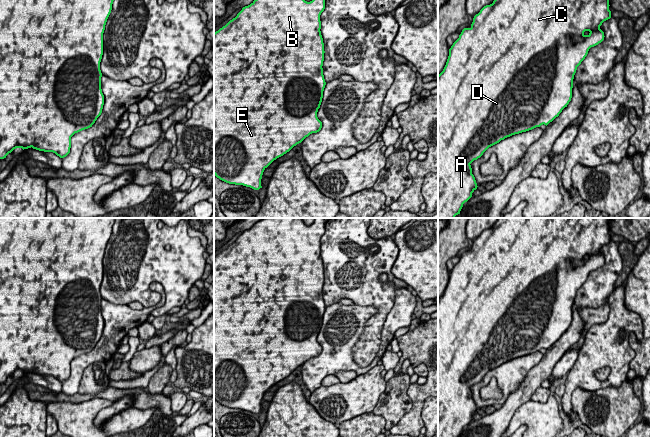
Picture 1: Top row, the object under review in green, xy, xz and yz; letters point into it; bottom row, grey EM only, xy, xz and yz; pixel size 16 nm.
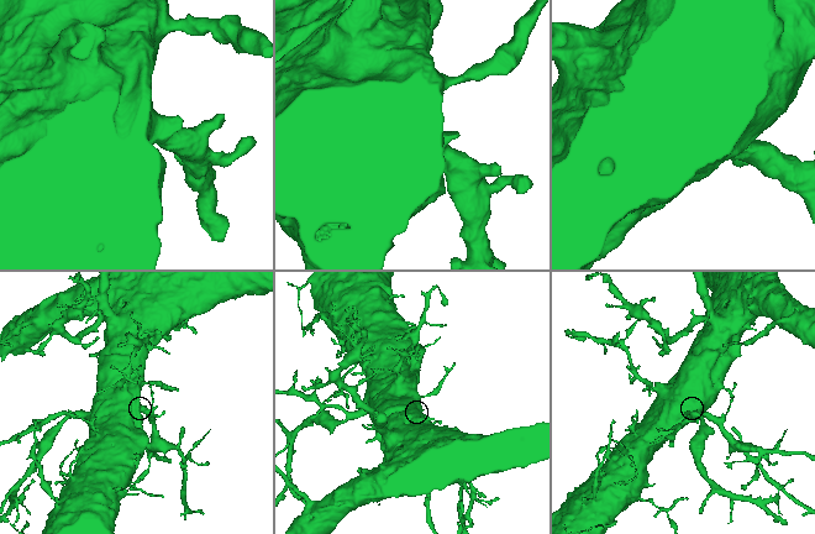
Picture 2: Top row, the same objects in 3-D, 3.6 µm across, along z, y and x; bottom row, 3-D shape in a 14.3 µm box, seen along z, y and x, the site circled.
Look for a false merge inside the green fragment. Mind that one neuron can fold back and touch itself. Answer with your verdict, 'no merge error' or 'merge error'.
merge error

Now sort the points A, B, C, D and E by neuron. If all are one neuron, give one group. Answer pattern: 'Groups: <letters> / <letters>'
Groups: A B C E / D

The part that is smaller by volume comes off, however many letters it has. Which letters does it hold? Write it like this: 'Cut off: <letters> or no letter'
Cut off: D

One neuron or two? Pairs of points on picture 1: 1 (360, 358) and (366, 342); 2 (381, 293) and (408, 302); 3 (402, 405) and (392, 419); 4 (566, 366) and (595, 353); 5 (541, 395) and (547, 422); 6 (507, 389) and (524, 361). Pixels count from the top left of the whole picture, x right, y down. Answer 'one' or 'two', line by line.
1: one
2: two
3: one
4: two
5: two
6: one

